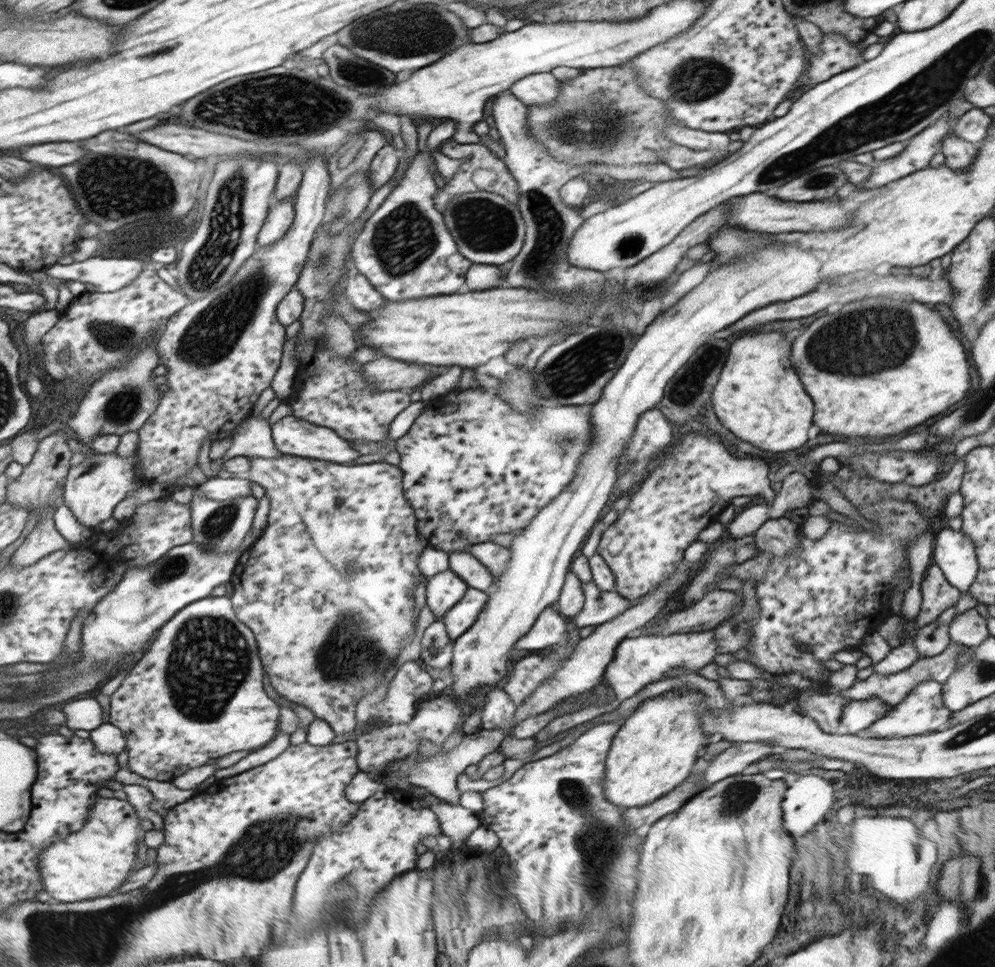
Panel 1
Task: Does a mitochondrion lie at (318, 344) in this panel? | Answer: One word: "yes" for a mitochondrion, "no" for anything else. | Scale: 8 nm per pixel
no

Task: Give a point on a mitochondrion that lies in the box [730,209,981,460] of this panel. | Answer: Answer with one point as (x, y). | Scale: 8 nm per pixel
(887, 336)

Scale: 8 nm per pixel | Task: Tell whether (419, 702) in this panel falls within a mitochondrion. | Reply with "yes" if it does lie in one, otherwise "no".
no

